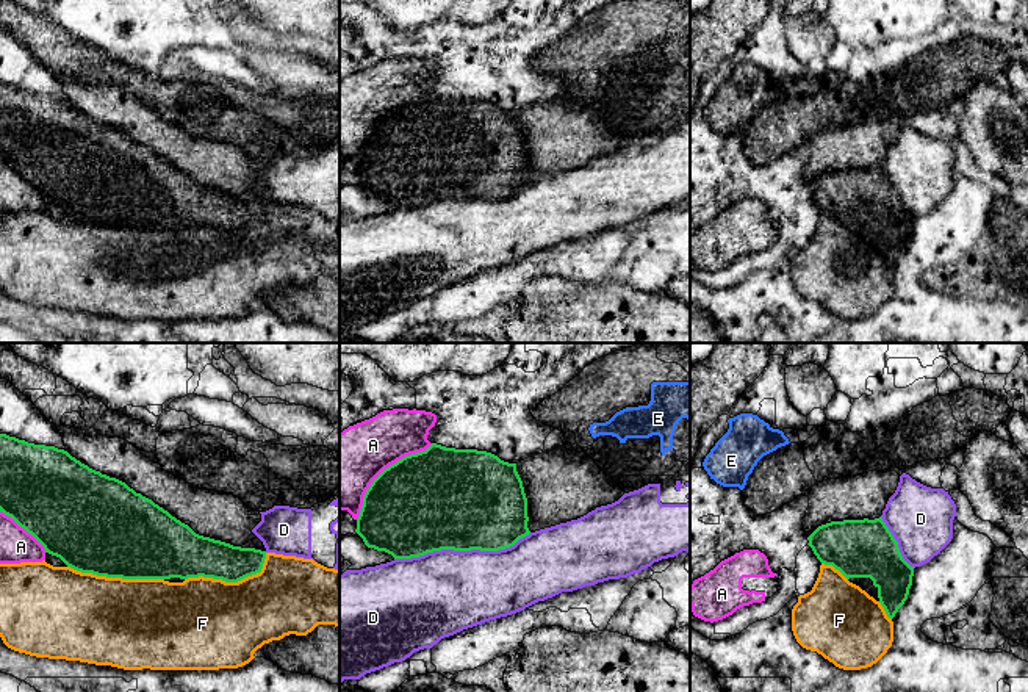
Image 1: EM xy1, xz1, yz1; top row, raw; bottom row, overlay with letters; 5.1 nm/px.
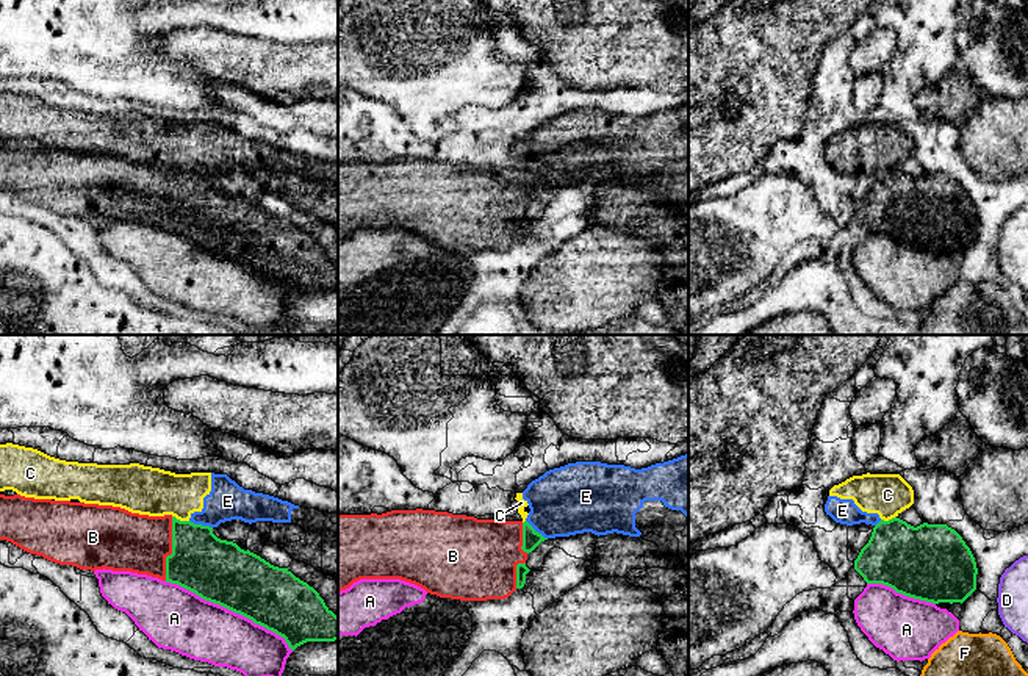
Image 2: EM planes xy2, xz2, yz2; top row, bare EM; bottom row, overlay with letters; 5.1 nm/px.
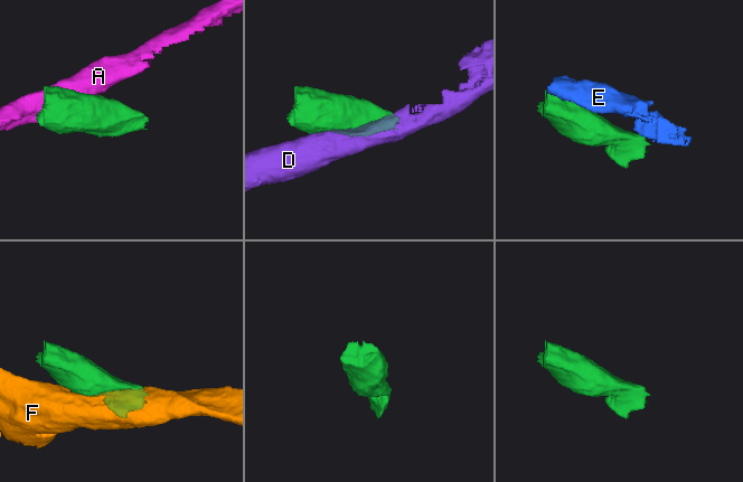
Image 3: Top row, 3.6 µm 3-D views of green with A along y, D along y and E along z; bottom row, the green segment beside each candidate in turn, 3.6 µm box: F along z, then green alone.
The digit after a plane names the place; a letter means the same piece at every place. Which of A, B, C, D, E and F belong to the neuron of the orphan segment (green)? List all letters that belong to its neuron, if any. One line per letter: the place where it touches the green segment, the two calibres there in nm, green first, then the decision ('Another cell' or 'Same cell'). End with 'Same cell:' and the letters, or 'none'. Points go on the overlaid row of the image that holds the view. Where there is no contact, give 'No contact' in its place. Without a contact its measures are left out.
A: Touches green at xy2 (230, 609). Thickness 320 nm (green) against 300 nm. Another cell
B: Touches green at xy2 (172, 548). Thickness 320 nm (green) against 300 nm. Same cell
C: Touches green at xy2 (179, 520). Thickness 320 nm (green) against 240 nm. Another cell
D: Touches green at xz1 (462, 550). Thickness 500 nm (green) against 440 nm. Another cell
E: Touches green at xy2 (201, 524). Thickness 320 nm (green) against 200 nm. Another cell
F: Touches green at xy1 (116, 576). Thickness 480 nm (green) against 460 nm. Another cell
Same cell: B

